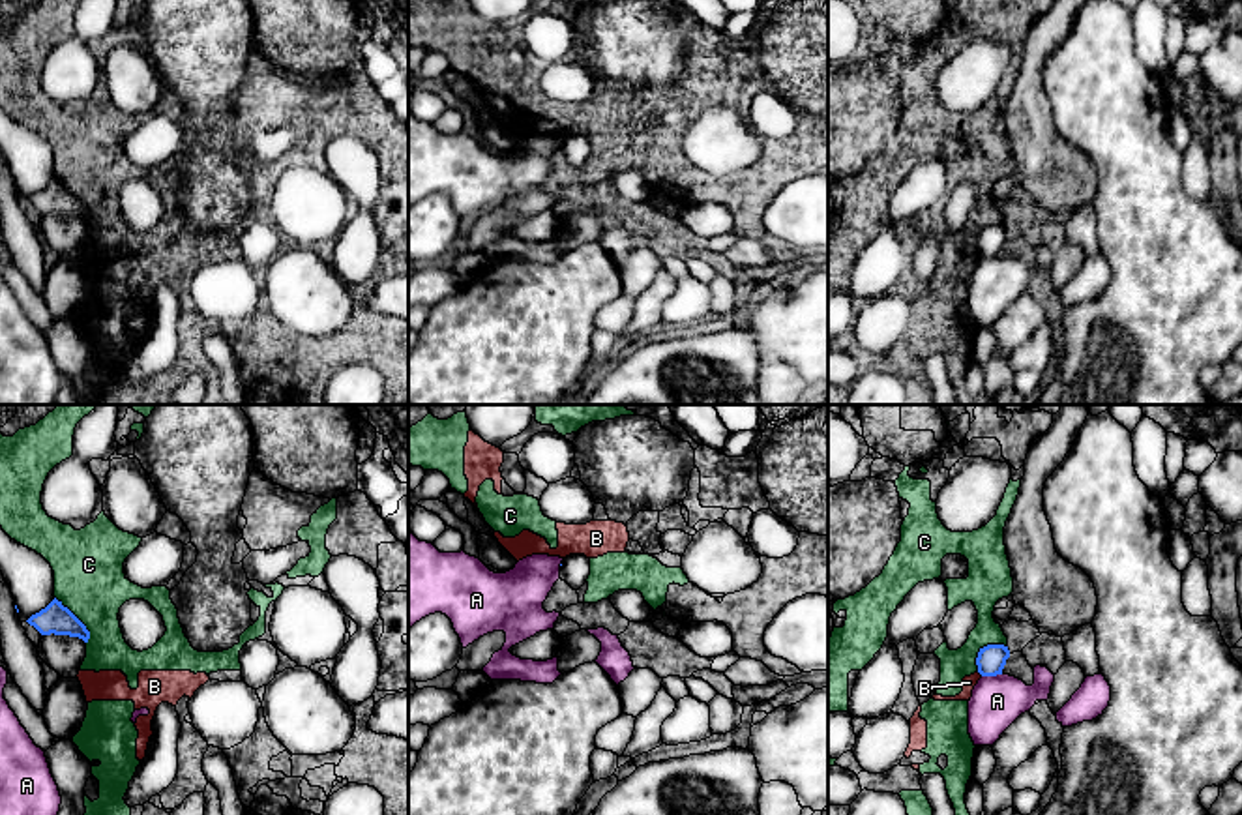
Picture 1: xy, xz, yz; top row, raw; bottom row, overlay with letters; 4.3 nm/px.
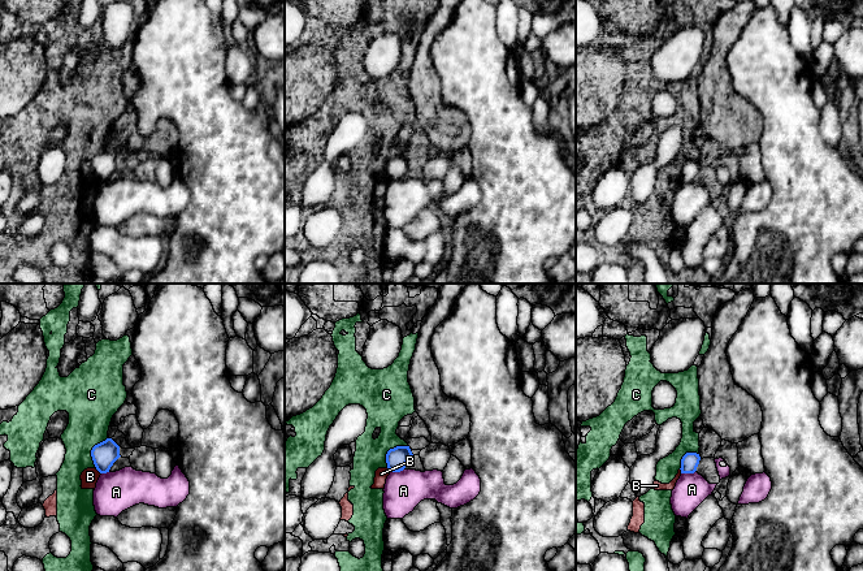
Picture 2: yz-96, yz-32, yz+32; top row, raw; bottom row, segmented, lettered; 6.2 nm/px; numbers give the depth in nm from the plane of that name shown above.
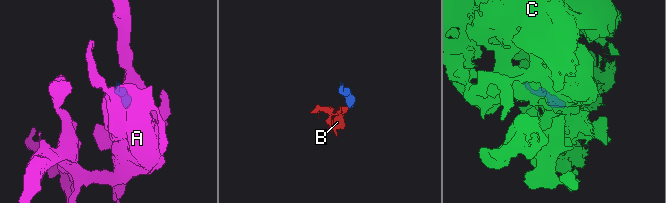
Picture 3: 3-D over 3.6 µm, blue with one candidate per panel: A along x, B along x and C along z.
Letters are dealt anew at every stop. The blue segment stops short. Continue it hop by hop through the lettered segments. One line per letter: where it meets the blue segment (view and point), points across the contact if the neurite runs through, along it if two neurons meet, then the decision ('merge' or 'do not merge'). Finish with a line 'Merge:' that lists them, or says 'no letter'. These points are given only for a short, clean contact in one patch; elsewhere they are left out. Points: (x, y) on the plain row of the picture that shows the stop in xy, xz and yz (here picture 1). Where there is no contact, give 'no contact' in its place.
A: yz (991, 255) | along yz (1003, 253), (982, 257) | do not merge
B: yz (980, 253) | along yz (976, 251), (982, 255) | do not merge
C: xy (79, 201) | along xy (55, 177), (85, 207), (88, 212), (87, 223) | do not merge
Merge: no letter

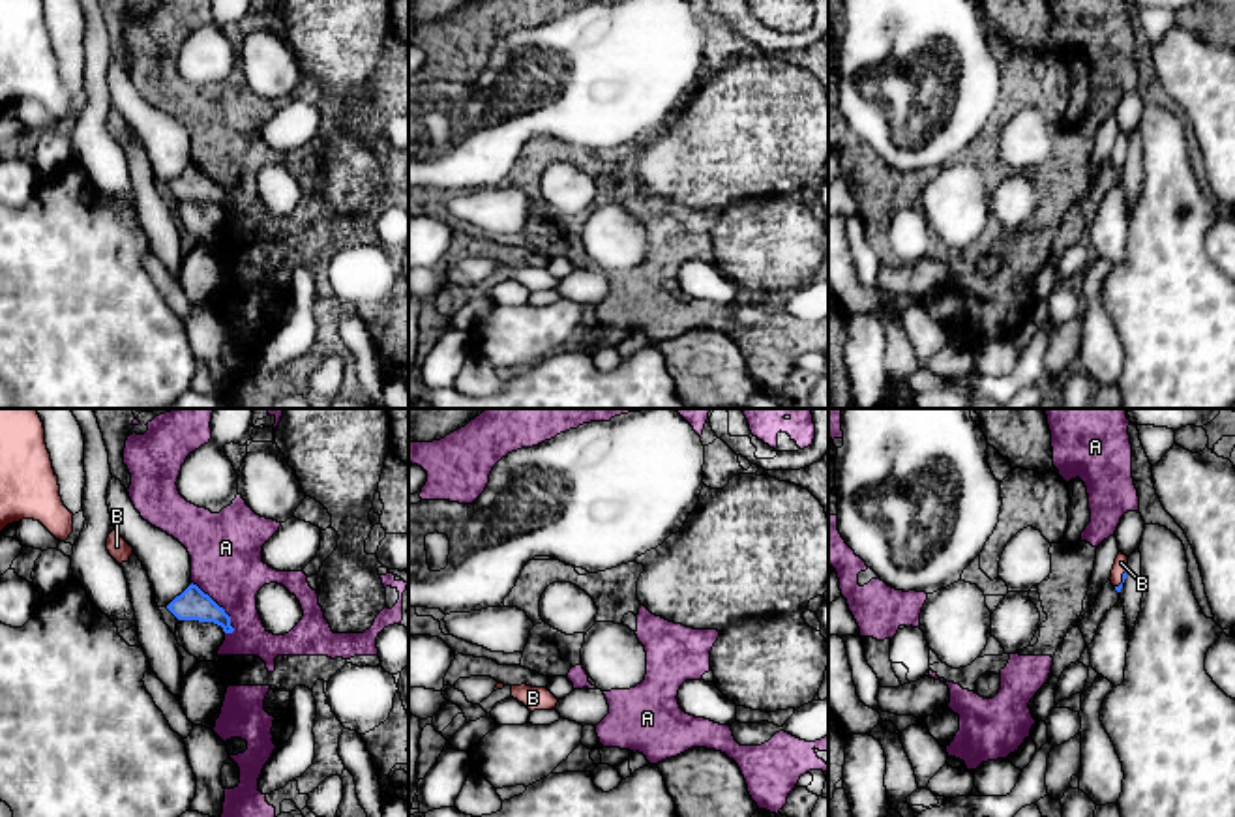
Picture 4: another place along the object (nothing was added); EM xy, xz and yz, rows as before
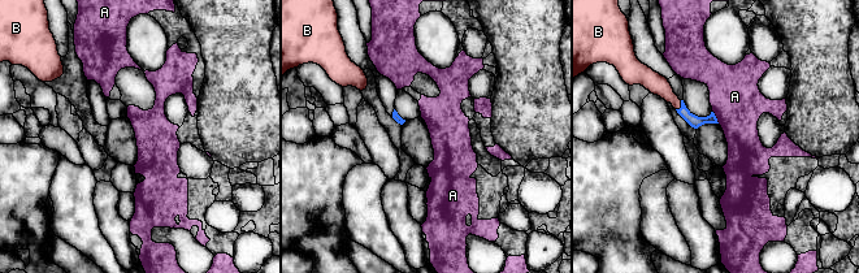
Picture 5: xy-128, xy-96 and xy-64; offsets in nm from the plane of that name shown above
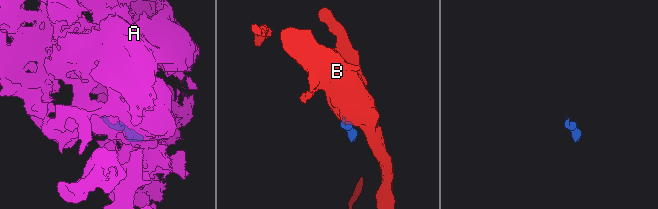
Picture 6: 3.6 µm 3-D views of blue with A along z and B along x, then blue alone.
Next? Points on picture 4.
A: xy (218, 186) | along xy (192, 162), (223, 190), (233, 208), (231, 214) | do not merge
B: yz (1123, 160) | across yz (1119, 167), (1123, 160), (1121, 143) | merge
Merge: B

